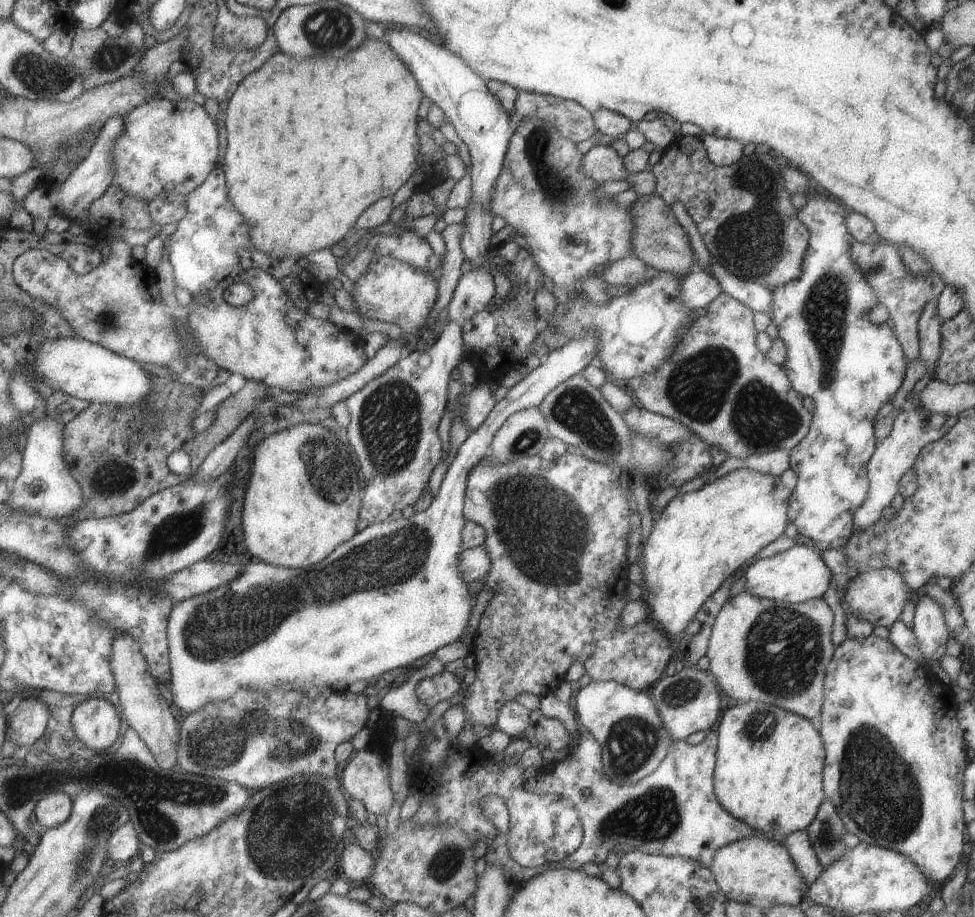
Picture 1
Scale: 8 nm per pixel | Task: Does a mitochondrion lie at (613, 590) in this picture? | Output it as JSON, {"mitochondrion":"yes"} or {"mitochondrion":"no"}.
{"mitochondrion":"no"}

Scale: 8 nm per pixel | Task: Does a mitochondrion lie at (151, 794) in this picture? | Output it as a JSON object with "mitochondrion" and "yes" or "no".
{"mitochondrion":"yes"}

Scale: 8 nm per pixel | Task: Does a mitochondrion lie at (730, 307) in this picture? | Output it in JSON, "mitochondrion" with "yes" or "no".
{"mitochondrion":"no"}

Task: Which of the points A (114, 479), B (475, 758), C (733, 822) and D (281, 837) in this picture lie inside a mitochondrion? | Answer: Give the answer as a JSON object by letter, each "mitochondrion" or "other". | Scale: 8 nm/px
{"A":"mitochondrion","B":"other","C":"other","D":"mitochondrion"}

